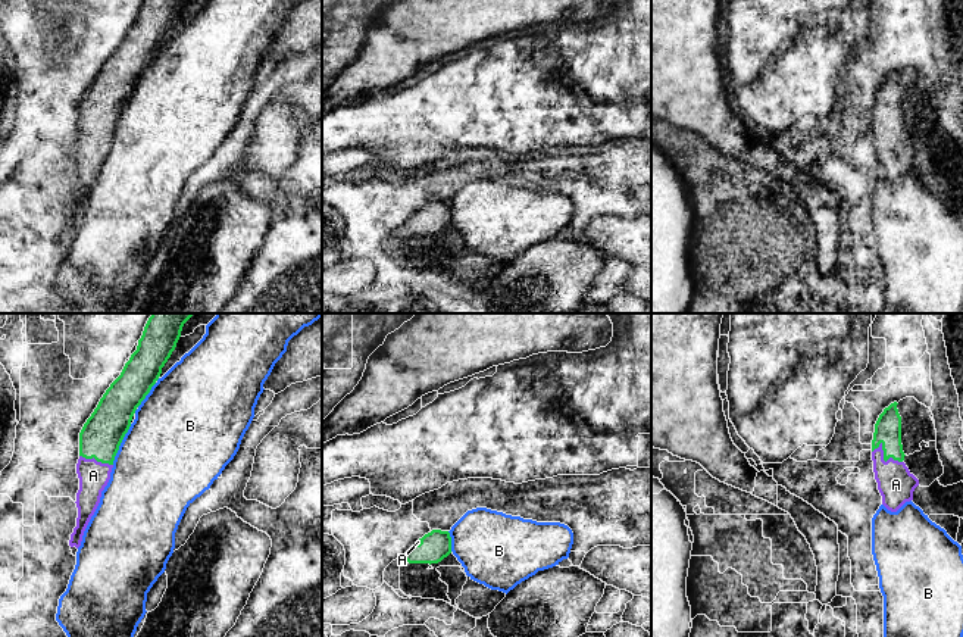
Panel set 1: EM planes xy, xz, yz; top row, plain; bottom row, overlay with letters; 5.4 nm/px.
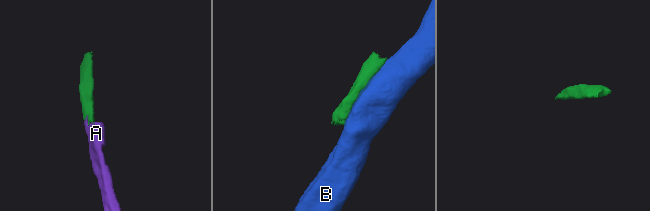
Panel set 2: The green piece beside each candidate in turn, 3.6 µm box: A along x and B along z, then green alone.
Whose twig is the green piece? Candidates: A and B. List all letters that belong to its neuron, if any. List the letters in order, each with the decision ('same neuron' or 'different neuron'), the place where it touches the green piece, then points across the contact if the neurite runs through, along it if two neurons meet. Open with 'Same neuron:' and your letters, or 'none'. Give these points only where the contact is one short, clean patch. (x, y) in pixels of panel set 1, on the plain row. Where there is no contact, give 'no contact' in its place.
Same neuron: A
A: same neuron; meets green in yz at (884, 128); runs through yz (888, 97), (884, 128), (896, 155)
B: different neuron; meets green in xy at (119, 115)

